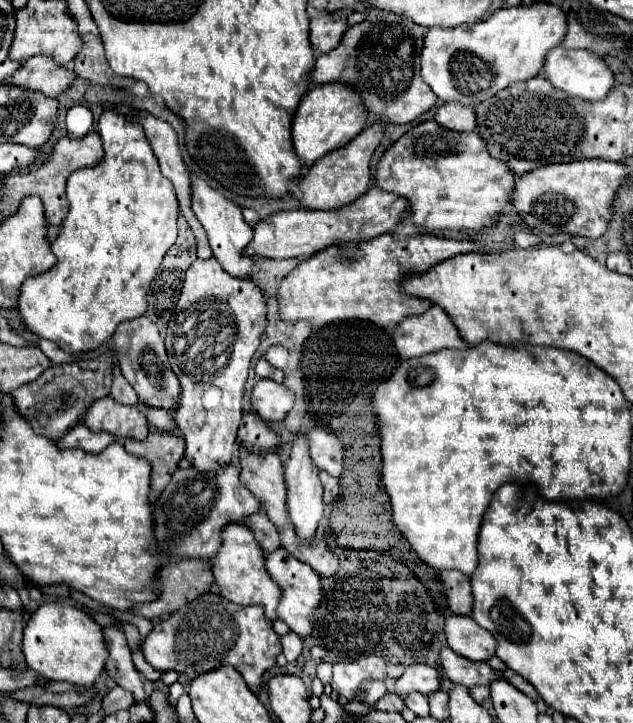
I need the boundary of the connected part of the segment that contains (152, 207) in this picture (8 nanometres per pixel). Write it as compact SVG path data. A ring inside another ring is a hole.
M104 110L98 120L98 134L104 142L104 160L92 168L76 170L68 178L70 212L62 222L62 232L52 244L56 264L42 276L28 276L18 298L18 312L24 328L40 338L62 346L66 354L78 356L96 350L112 338L116 326L144 316L150 282L170 246L176 242L178 200L172 184L162 176L158 160L142 132L142 126L116 110Z

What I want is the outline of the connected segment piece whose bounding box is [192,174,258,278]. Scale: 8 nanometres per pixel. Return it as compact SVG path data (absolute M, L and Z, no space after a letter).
M192 174L192 194L194 194L192 210L194 210L196 218L200 220L200 224L204 226L204 230L208 232L212 256L222 264L222 268L230 276L234 276L234 278L252 278L258 272L258 266L256 266L254 258L244 254L246 246L252 240L252 228L244 222L242 210L236 204L232 204L230 200L226 200L220 192L212 190L204 180L200 180L194 174Z

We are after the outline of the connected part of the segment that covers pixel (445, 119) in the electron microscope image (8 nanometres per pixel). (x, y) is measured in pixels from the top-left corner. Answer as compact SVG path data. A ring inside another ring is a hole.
M448 102L448 104L442 104L438 110L436 110L436 116L434 120L448 128L448 130L456 130L456 132L472 132L476 130L476 116L474 116L474 108L472 106L460 106L460 104L454 104L454 102Z

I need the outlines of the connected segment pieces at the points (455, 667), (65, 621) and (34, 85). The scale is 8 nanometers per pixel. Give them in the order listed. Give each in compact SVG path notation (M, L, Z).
M442 648L440 662L442 662L442 668L444 668L446 676L454 684L462 684L466 688L490 686L494 680L502 678L502 672L492 670L486 662L466 660L466 658L458 656L456 652L452 652L450 648Z
M46 602L30 614L22 634L22 654L28 668L46 680L64 680L80 688L94 686L96 678L104 672L108 656L102 626L98 626L84 610L58 602Z
M34 56L28 58L24 66L6 80L6 84L24 86L42 92L44 96L56 98L58 94L66 92L76 82L76 78L78 76L74 70L54 64L50 56Z

